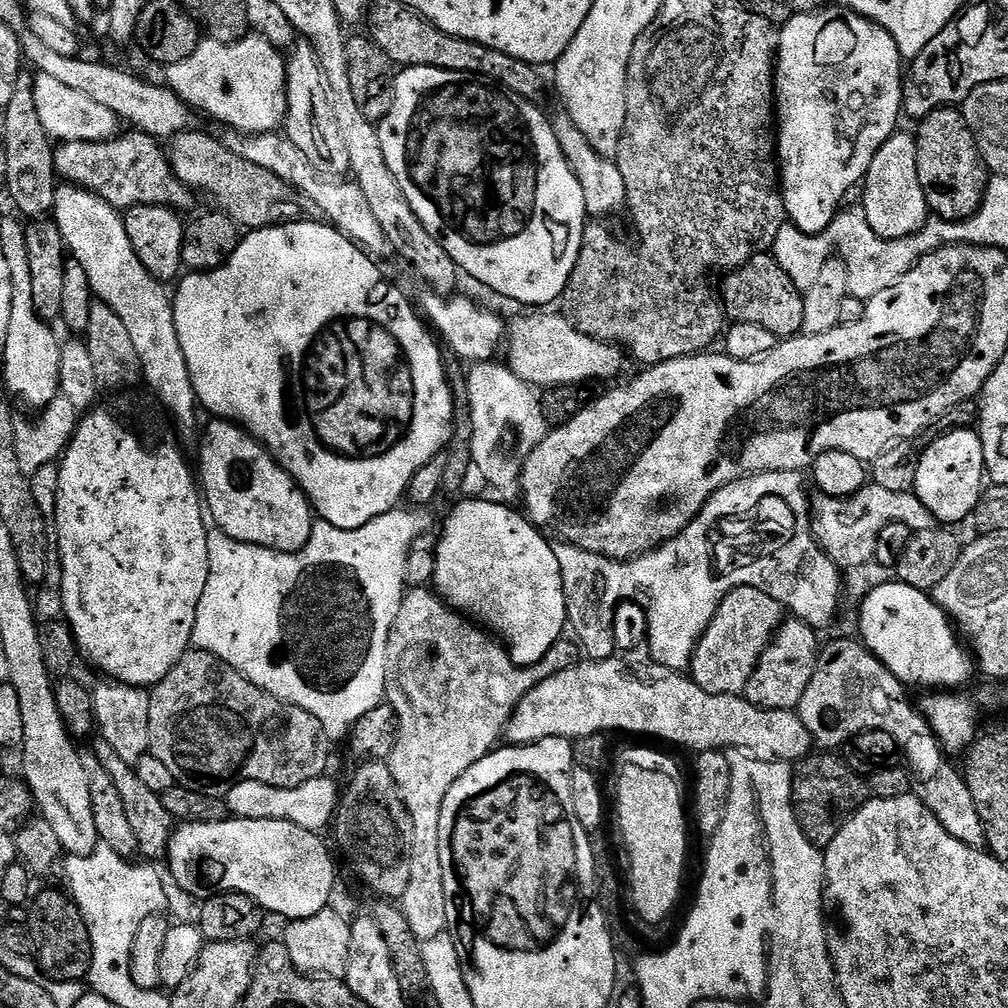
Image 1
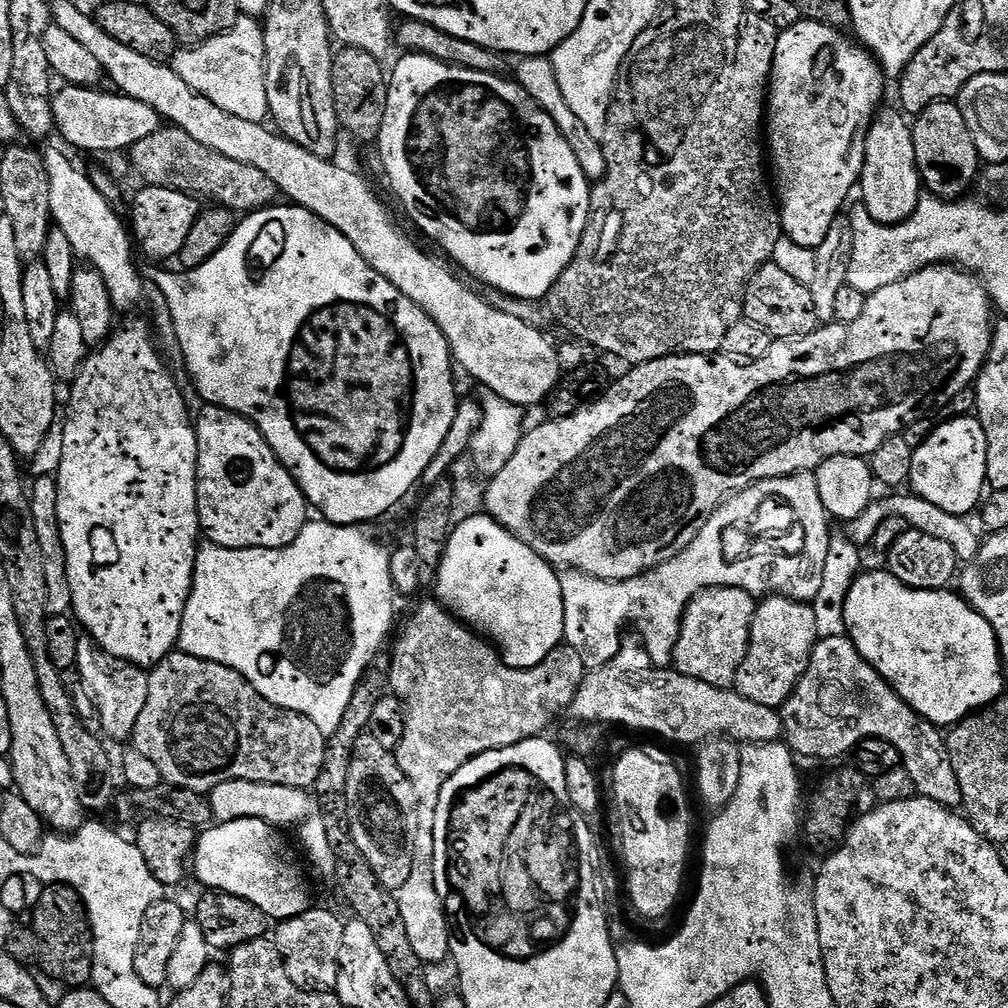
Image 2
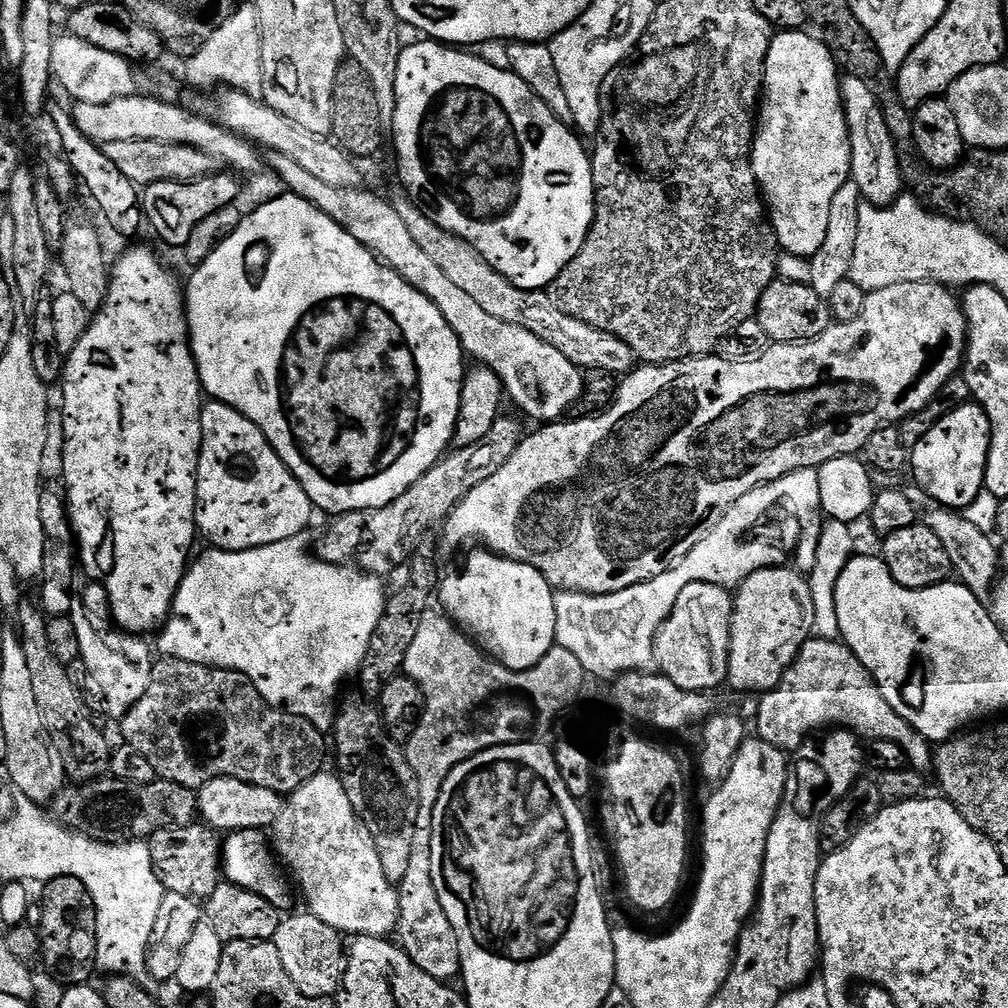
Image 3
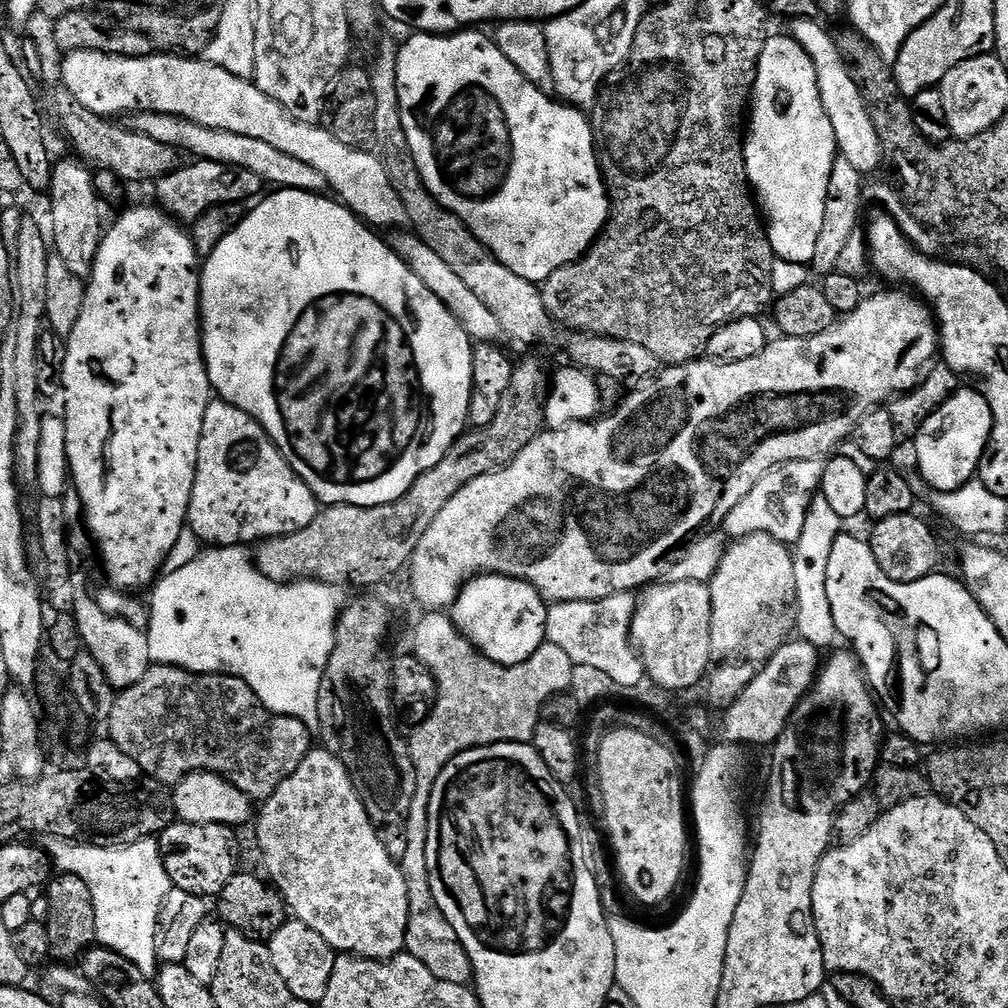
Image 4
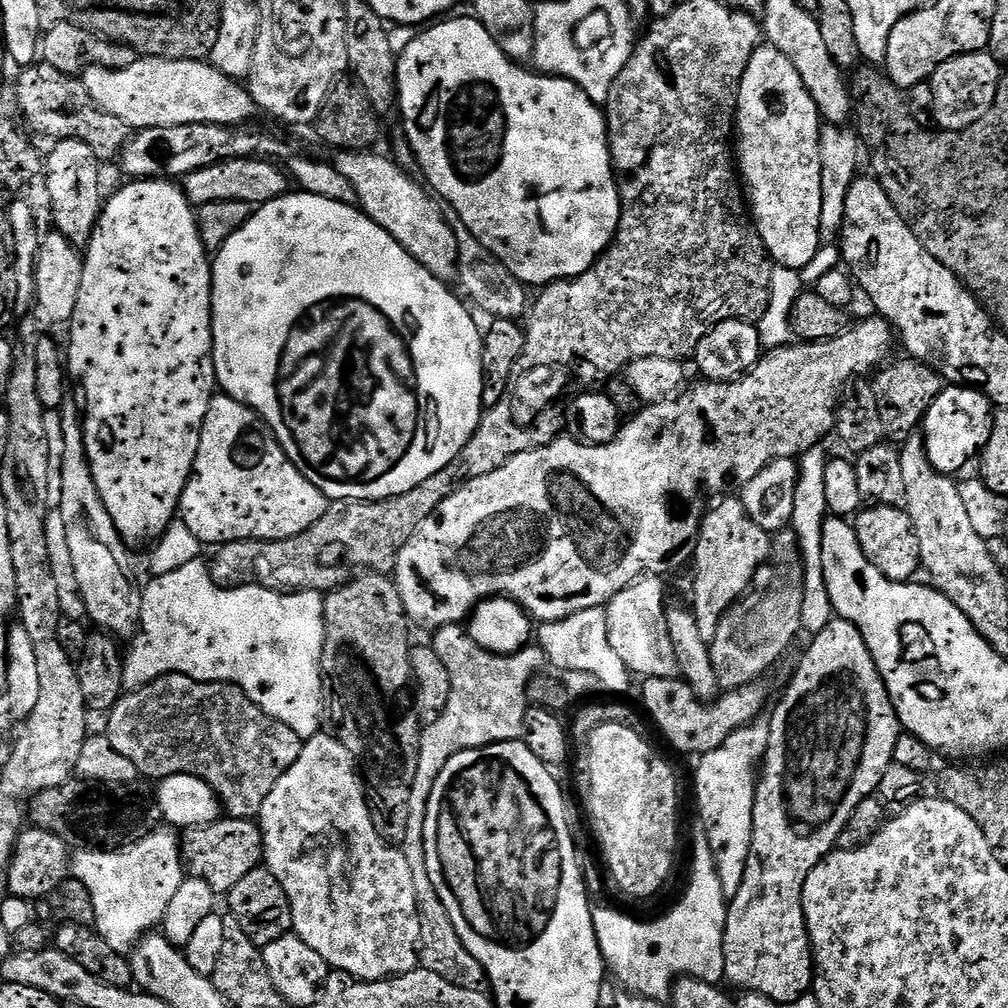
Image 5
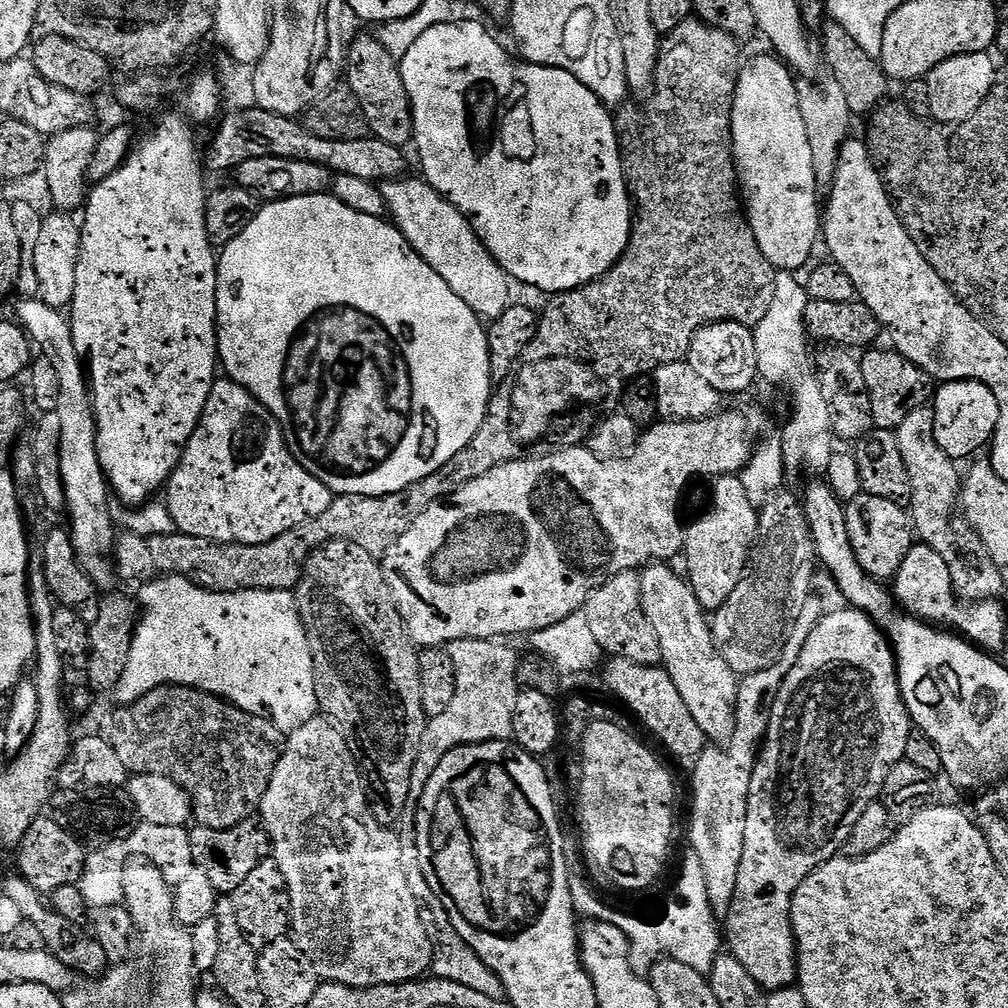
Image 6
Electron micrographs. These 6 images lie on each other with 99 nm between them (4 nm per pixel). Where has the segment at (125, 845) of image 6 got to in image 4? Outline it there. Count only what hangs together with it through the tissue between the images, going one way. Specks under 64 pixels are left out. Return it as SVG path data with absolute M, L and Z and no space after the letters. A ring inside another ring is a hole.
M152 837L126 847L104 848L51 839L49 845L53 867L63 875L82 878L90 888L94 898L97 943L129 958L148 979L155 979L160 969L156 938L161 908L173 889L161 860L159 841Z

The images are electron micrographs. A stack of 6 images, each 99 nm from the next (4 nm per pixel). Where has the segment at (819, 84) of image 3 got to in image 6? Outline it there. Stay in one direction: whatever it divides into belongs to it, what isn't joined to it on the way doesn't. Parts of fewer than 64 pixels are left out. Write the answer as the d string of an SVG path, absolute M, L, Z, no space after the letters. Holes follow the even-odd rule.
M769 54L769 56L756 56L752 61L745 63L740 70L740 81L736 83L736 93L734 94L734 106L732 107L732 156L736 160L736 171L738 173L739 183L742 185L742 196L746 201L746 215L748 217L748 224L754 230L754 238L758 242L758 246L762 250L762 254L766 254L766 258L770 263L772 263L772 267L781 271L781 272L790 272L793 274L799 273L799 268L803 266L804 263L807 262L808 259L812 256L812 251L815 250L816 244L818 248L818 241L822 236L822 204L816 201L816 188L818 189L818 181L816 179L816 171L814 170L814 154L810 154L810 138L806 138L806 122L802 122L802 110L798 106L798 94L797 94L797 81L792 81L793 73L790 71L787 64L784 63L783 60L777 58L775 55Z

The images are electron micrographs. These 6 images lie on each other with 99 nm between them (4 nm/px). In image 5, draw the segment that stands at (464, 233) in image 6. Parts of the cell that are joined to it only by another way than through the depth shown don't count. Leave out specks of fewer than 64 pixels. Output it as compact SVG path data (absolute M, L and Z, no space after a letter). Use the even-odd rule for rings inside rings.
M340 150L334 157L336 168L350 182L350 186L354 186L356 204L360 211L378 222L378 226L382 226L382 230L386 230L386 234L390 234L390 238L401 244L415 260L422 262L430 274L439 280L451 281L451 276L453 279L458 272L456 239L452 236L451 223L447 219L444 221L440 213L441 205L423 187L420 189L412 181L413 177L396 165L395 159L387 155L375 156L374 153L372 150Z

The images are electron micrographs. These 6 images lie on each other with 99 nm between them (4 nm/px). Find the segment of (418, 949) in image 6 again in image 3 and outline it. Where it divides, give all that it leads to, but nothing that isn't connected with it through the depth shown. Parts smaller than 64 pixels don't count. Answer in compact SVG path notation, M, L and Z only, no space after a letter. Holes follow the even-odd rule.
M328 771L317 772L284 800L282 810L270 829L275 855L282 861L291 879L300 883L300 892L308 903L307 911L326 922L326 926L348 938L391 937L400 923L400 893L397 885L386 878L382 870L382 860L378 858L378 850L356 816L354 806L344 789L343 779L337 773L335 776Z

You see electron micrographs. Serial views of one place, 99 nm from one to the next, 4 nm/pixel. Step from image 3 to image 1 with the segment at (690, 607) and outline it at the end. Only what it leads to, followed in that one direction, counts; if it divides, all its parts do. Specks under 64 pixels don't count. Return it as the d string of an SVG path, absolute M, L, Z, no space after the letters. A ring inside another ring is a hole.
M750 586L735 588L726 594L710 626L706 626L696 641L696 649L690 657L692 681L710 694L741 695L750 682L750 674L754 674L762 654L785 619L784 605L770 598L770 594Z

